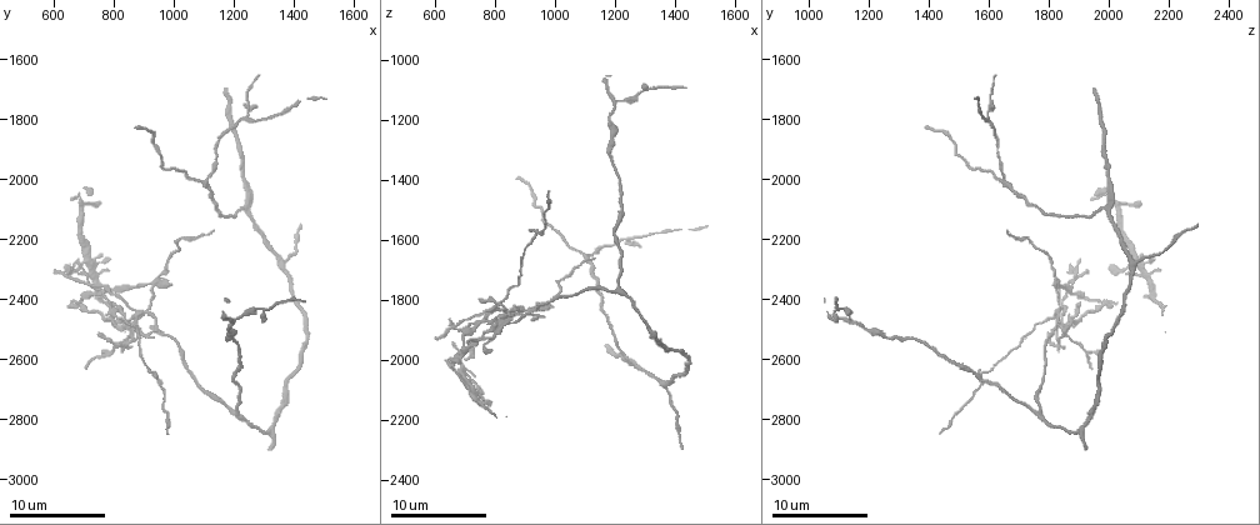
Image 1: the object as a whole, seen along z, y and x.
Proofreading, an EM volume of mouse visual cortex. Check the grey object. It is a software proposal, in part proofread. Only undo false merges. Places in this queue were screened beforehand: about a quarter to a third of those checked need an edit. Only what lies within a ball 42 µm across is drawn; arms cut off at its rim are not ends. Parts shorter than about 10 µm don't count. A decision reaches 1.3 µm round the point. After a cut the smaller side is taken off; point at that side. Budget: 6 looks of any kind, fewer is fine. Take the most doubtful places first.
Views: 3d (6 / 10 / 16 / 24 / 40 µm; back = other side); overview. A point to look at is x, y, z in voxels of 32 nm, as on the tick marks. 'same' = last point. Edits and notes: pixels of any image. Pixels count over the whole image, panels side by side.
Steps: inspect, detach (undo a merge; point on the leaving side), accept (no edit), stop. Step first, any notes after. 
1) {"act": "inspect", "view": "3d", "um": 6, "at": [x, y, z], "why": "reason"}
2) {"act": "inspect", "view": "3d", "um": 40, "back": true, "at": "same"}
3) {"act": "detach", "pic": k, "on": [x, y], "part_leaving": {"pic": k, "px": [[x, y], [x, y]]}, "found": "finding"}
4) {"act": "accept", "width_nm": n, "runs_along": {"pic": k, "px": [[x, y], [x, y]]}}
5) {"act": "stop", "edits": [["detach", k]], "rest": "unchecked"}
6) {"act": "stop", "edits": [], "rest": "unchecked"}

{"act": "inspect", "view": "3d", "um": 10, "at": [890, 2450, 1830], "why": "four or more arms meet"}

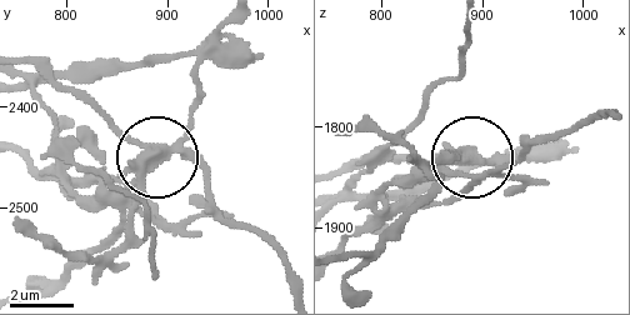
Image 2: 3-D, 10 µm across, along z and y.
{"act": "detach", "pic": 2, "on": [129, 188], "arms": 4, "found": "a second neuron is stuck on"}

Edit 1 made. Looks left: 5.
{"act": "inspect", "view": "3d", "um": 16, "at": [1240, 2090, 1990], "why": "arms part here"}

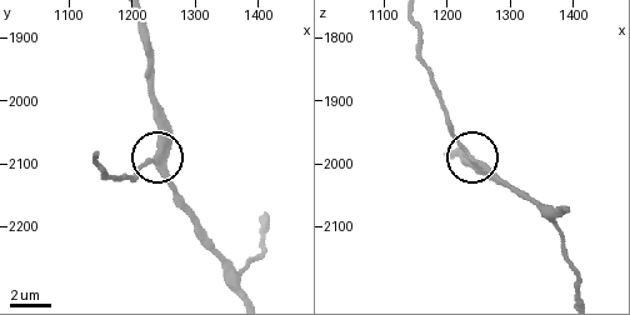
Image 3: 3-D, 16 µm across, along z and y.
{"act": "accept", "side_arm_um": 14, "runs_along": {"pic": 3, "px": [[245, 293], [163, 163], [160, 109]]}, "found": "all the same neuron"}

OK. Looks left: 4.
{"act": "inspect", "view": "3d", "um": 16, "at": [1100, 2010, 1650], "why": "three-way junction"}

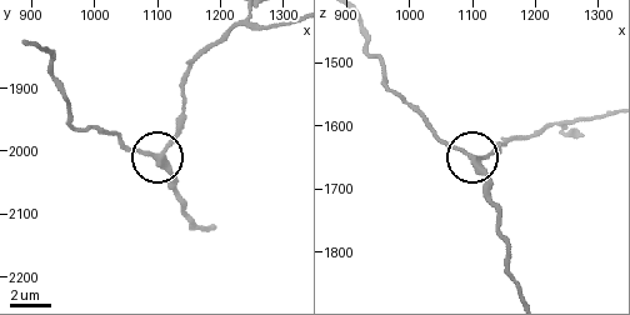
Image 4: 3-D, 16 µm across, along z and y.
{"act": "inspect", "view": "3d", "um": 16, "back": true, "at": [1100, 2010, 1655]}

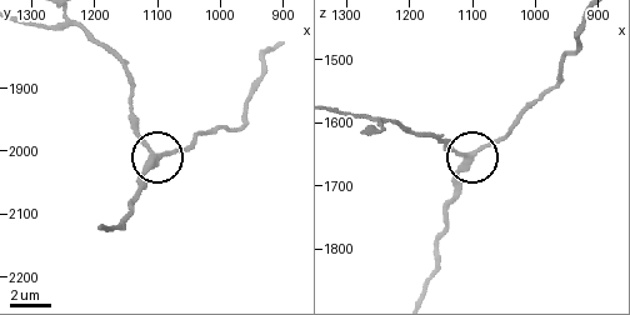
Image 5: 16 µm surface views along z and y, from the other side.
{"act": "accept", "width_nm": 290, "runs_along": {"pic": 5, "px": [[100, 228], [126, 218], [151, 163], [205, 131]]}, "found": "all the same neuron"}

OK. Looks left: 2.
{"act": "stop", "edits": [["detach", 2]], "rest": "unchecked"}

